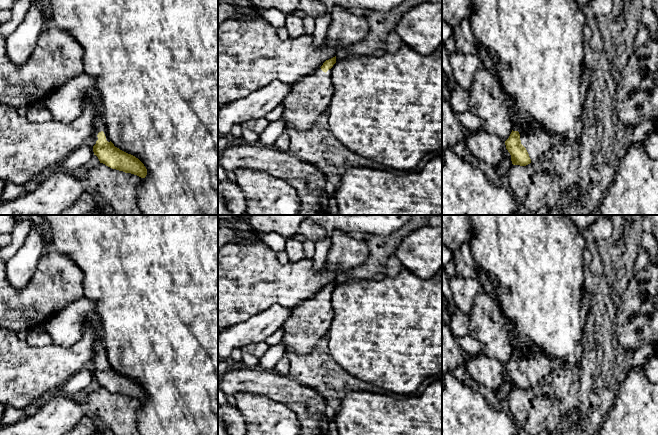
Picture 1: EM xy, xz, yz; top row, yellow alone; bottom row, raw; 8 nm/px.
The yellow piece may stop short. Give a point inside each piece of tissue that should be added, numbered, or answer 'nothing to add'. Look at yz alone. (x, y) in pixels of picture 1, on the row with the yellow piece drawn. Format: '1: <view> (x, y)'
1: yz (537, 141)

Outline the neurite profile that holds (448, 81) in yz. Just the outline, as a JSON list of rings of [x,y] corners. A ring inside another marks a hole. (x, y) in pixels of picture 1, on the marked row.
[[[442,43],[442,97],[445,100],[450,101],[452,91],[456,84],[450,54],[447,52],[444,43]]]

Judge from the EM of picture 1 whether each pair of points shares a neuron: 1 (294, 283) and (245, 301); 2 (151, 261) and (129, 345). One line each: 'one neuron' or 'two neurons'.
1: one neuron
2: one neuron

